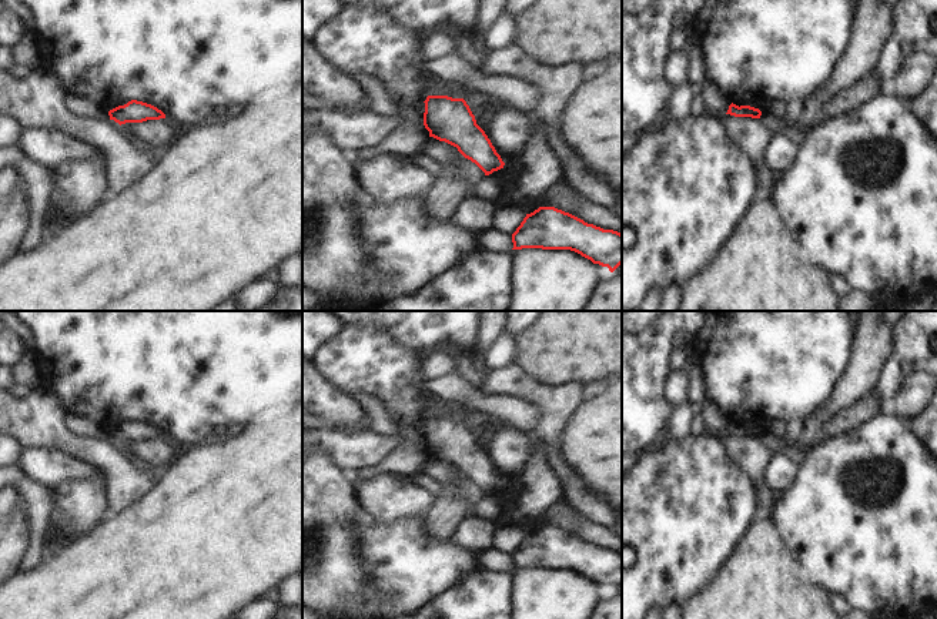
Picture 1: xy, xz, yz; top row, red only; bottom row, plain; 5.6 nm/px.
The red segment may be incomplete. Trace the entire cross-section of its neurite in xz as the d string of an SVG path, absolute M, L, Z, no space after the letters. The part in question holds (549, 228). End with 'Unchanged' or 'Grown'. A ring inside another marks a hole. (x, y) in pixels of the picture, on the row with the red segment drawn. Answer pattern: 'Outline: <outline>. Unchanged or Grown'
Outline: M539 207L526 214L512 234L512 242L512 250L570 250L610 272L622 264L620 232L588 224L555 207Z. Unchanged.

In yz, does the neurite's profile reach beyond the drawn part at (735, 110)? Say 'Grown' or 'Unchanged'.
Unchanged.

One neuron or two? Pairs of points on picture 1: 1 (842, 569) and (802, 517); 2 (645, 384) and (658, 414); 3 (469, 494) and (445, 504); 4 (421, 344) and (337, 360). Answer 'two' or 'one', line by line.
1: one
2: one
3: two
4: two

